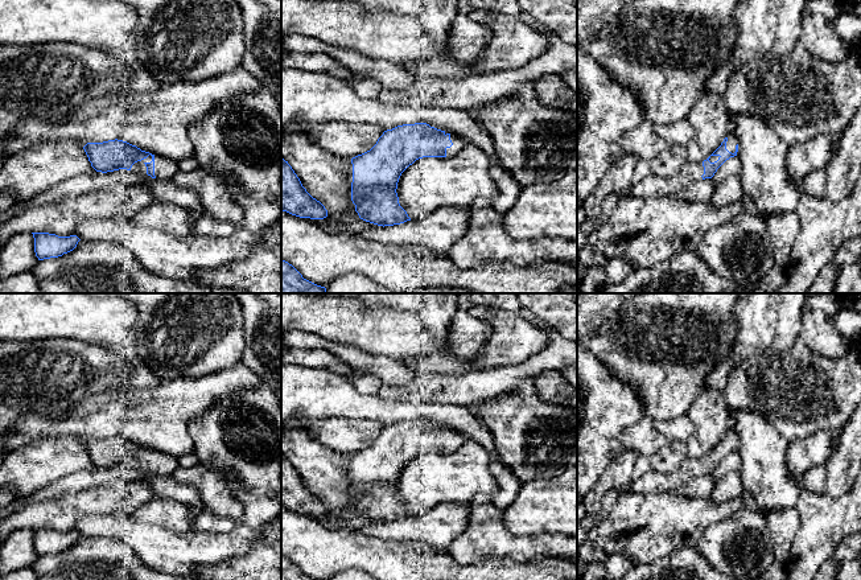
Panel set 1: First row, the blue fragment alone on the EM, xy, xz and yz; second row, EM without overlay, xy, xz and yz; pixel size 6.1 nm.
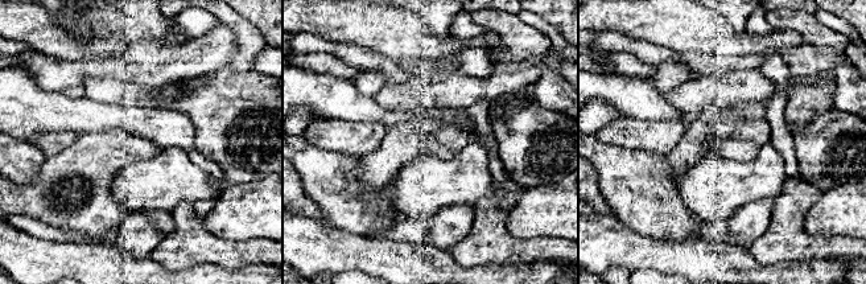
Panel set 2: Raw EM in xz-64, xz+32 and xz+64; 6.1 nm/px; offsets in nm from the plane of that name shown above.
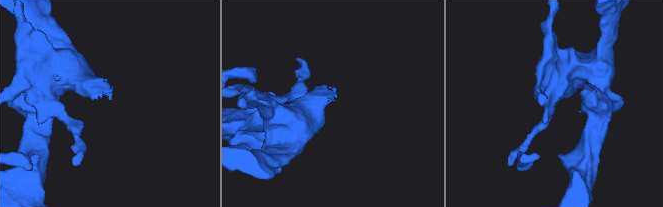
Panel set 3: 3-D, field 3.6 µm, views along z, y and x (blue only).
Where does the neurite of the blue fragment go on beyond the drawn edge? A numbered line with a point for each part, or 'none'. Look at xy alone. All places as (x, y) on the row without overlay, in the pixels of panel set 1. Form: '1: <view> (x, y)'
1: xy (139, 463)

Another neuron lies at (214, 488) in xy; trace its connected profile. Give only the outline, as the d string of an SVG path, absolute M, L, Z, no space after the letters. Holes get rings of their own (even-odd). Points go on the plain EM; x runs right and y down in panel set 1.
M197 464L191 468L178 466L172 477L199 491L203 507L209 511L239 523L244 507L234 494L227 474L219 469Z

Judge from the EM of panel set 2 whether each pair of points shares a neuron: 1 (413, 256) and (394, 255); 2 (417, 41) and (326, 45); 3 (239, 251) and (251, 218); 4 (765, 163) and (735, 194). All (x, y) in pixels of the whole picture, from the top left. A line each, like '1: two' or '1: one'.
1: one
2: two
3: two
4: one

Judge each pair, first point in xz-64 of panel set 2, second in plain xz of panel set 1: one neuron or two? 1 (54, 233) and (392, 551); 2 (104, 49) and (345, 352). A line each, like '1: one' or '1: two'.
1: two
2: two

